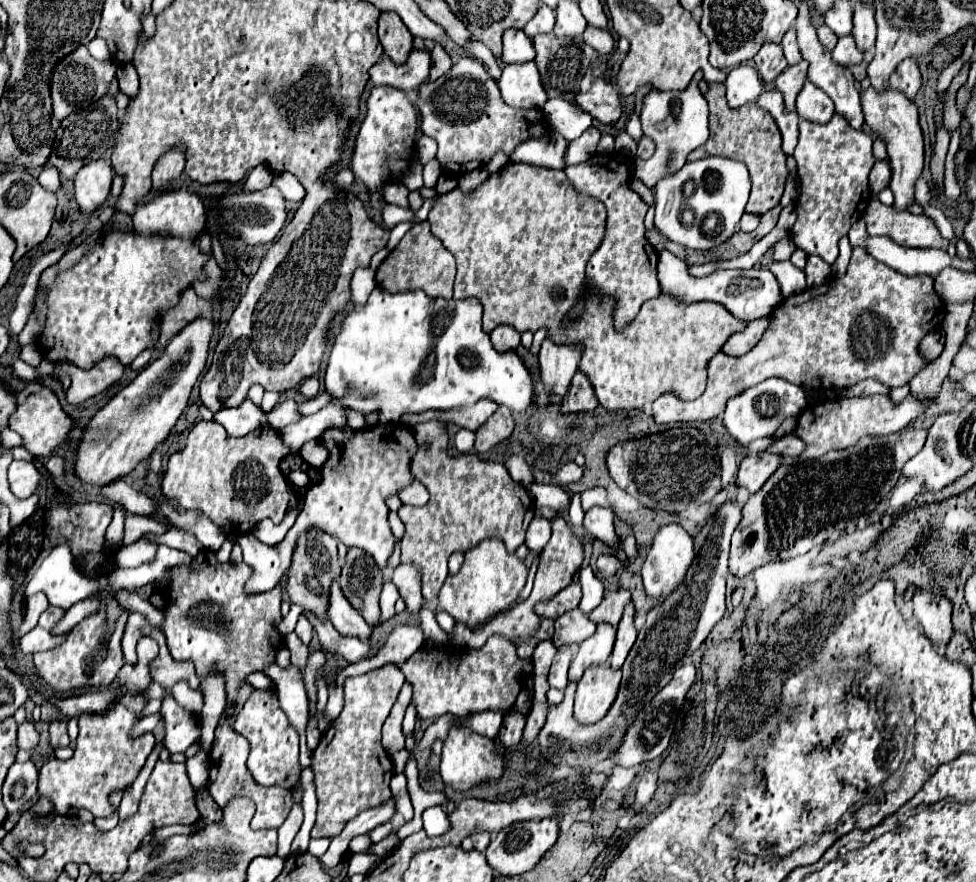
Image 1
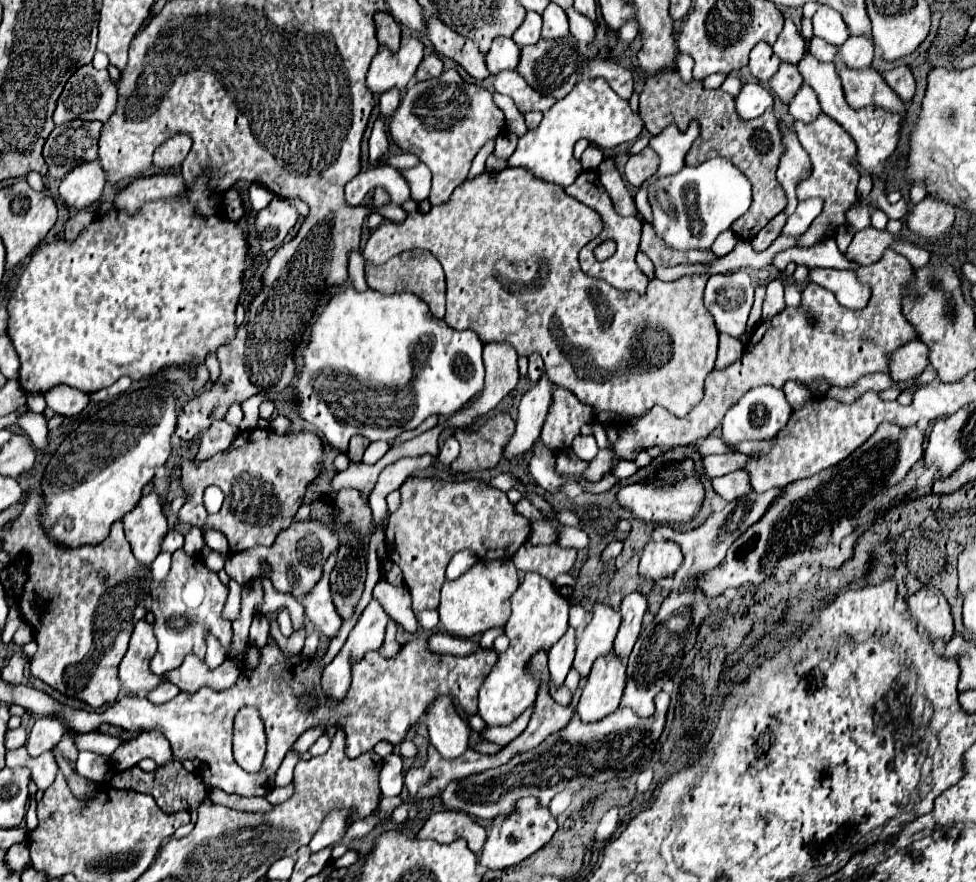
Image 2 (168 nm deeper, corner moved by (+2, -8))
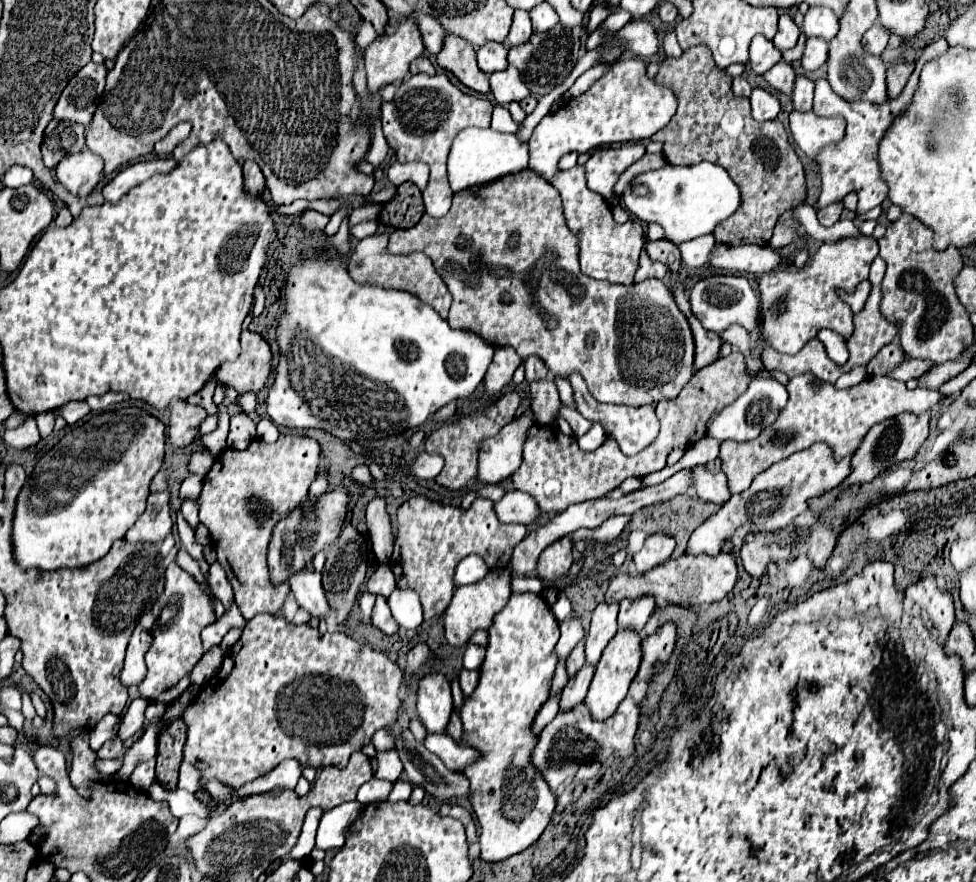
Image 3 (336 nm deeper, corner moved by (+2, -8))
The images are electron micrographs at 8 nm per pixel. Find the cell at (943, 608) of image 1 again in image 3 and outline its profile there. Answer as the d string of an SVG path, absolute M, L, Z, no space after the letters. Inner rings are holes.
M932 577L918 581L912 591L914 591L914 599L918 603L922 603L924 611L928 611L928 619L930 619L932 627L938 631L940 641L946 639L954 625L952 595L940 591Z

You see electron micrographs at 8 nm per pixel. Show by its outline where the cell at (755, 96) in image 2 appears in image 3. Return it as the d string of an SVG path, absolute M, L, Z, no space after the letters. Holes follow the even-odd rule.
M752 89L750 95L750 103L752 103L752 117L756 121L770 121L776 119L778 111L780 111L780 103L774 95L766 93L764 89Z

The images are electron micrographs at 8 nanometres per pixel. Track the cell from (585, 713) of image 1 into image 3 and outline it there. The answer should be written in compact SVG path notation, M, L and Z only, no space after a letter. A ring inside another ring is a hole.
M618 631L616 637L606 645L600 661L598 661L598 667L596 667L596 673L594 673L594 679L590 683L590 689L588 689L588 695L584 699L590 715L594 719L608 719L616 709L618 705L624 701L626 693L628 693L628 687L638 671L638 665L640 665L640 659L642 659L642 651L640 651L640 641L642 637L638 633L632 633L632 631Z

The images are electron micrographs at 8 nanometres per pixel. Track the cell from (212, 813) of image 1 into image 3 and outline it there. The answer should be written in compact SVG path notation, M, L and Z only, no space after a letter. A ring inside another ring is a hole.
M180 719L168 725L168 731L160 735L160 755L156 757L156 781L166 789L176 789L180 763L182 763L182 747L184 747L184 723Z

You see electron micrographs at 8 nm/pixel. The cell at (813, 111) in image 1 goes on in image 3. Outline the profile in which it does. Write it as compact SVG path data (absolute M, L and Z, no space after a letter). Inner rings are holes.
M798 77L794 93L792 93L794 109L796 111L810 111L812 109L812 97L814 97L814 83L806 77Z

